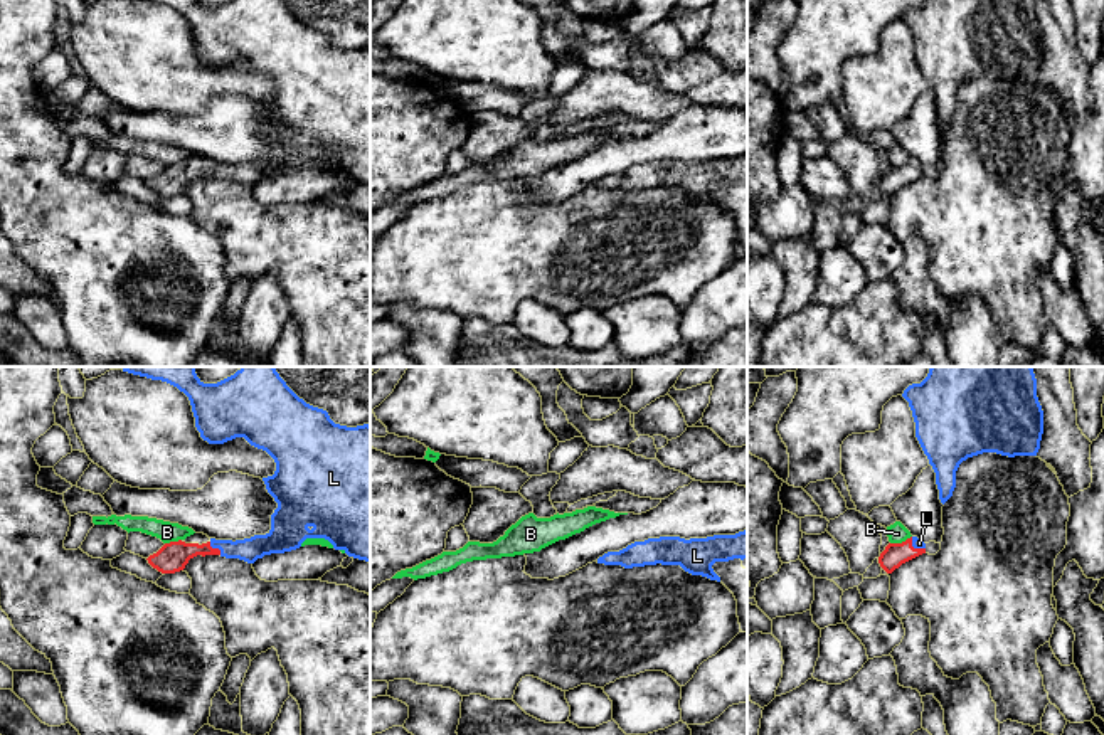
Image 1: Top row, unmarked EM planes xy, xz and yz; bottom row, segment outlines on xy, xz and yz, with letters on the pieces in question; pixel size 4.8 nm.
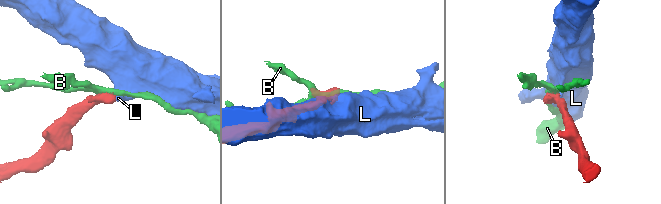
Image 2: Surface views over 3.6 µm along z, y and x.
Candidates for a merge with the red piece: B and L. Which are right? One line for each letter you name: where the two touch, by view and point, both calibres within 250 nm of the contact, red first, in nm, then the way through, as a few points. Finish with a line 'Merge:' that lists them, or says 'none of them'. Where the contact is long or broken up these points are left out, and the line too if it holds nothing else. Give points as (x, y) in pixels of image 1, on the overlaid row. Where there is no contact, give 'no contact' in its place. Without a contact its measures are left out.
L: xy (216, 549) | 150/110 nm | across xy (172, 557), (194, 549), (216, 549), (256, 547)
Merge: L

